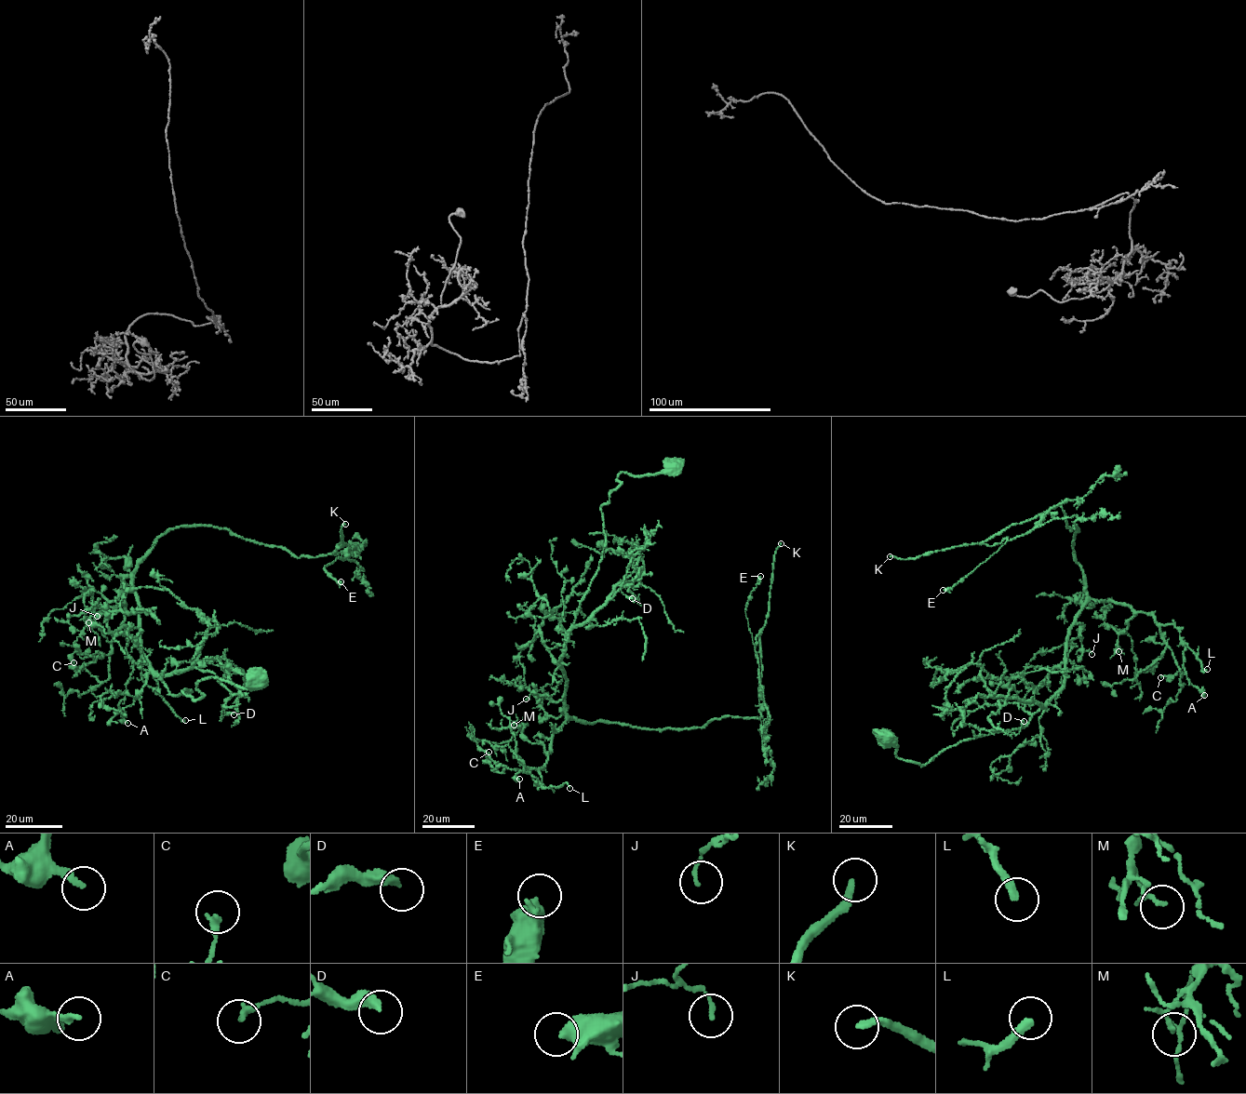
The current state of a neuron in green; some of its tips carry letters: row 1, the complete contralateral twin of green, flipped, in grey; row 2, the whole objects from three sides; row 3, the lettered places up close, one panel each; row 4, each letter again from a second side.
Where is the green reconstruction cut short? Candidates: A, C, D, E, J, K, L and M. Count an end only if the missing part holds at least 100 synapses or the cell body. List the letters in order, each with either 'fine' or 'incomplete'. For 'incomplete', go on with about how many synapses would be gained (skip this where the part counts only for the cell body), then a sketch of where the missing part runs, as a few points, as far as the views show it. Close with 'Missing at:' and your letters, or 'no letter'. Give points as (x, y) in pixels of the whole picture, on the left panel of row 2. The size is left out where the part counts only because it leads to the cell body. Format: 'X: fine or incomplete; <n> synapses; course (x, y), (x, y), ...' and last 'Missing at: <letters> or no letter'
A: fine
C: fine
D: fine
E: fine
J: fine
K: incomplete; 200 synapses
L: fine
M: fine
Missing at: K

